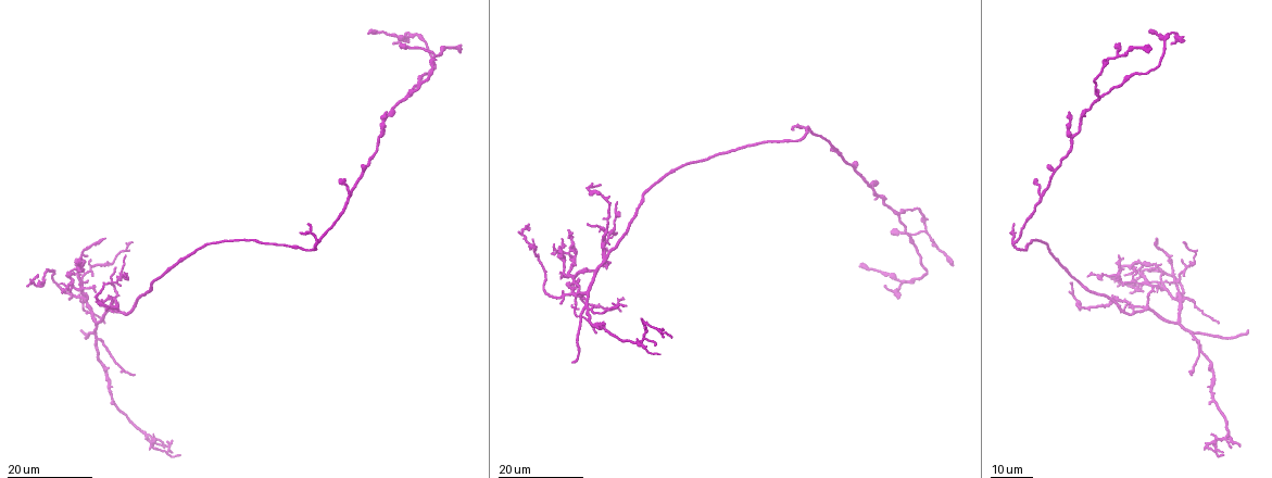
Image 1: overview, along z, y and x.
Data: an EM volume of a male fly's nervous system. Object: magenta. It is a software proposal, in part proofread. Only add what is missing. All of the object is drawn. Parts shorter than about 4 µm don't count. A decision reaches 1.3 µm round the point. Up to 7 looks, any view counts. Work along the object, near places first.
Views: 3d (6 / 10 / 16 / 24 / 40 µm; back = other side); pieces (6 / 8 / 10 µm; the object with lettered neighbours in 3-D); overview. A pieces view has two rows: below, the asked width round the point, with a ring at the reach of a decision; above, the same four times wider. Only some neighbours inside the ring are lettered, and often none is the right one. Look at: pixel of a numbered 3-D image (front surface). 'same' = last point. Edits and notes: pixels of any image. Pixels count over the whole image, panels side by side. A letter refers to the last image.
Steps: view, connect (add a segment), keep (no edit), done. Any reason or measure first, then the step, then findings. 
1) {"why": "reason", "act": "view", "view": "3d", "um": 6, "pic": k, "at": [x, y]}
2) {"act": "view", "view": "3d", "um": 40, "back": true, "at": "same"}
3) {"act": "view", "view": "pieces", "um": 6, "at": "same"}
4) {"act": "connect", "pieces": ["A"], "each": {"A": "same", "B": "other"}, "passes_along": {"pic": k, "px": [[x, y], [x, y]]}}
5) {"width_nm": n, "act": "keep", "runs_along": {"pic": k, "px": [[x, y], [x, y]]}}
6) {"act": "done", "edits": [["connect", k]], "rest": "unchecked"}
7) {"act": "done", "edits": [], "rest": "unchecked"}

{"why": "an open end", "act": "view", "view": "3d", "um": 24, "pic": 1, "at": [571, 363]}

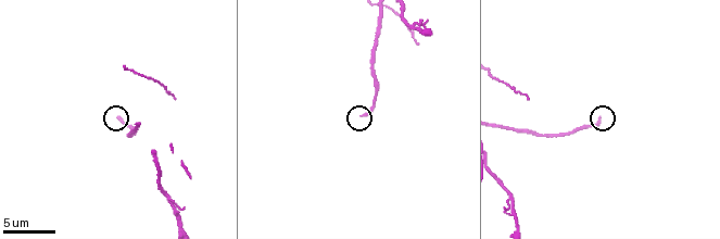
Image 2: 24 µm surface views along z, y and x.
{"act": "view", "view": "pieces", "um": 10, "pic": 2, "at": [360, 115]}

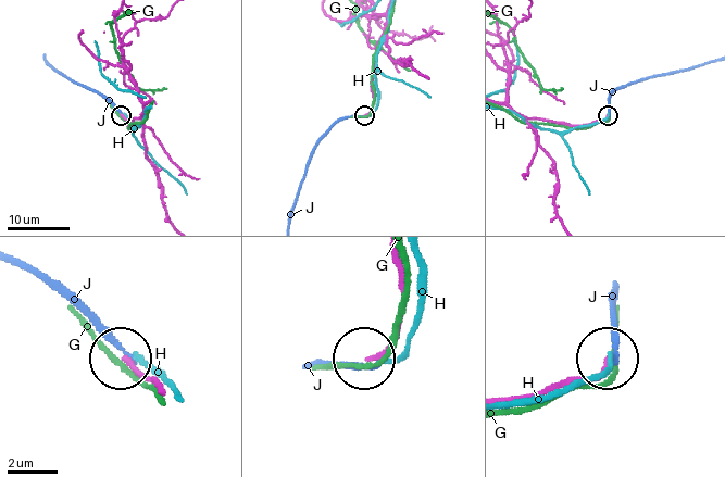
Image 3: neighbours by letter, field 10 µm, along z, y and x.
{"width_nm": 170, "act": "keep", "each": {"G": "other", "H": "other", "J": "other"}, "found": "none of them fits"}

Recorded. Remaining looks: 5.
{"why": "end of a long branch", "act": "view", "view": "3d", "um": 24, "pic": 1, "at": [1155, 238]}

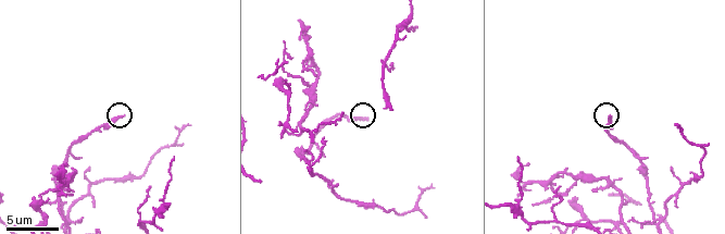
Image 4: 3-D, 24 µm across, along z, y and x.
{"why": "see the neighbours", "act": "view", "view": "pieces", "um": 8, "pic": 4, "at": [612, 116]}

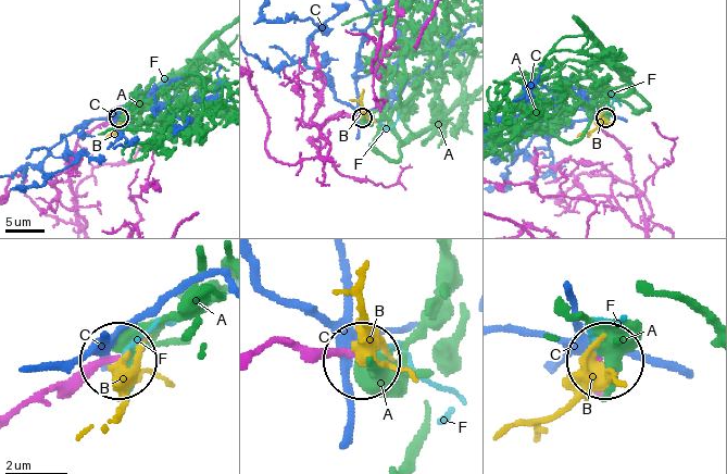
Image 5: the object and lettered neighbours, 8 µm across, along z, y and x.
{"width_nm": 200, "act": "keep", "each": {"A": "other", "B": "other", "C": "other", "F": "other"}, "runs_along": {"pic": 5, "px": [[21, 408], [75, 393], [120, 359]]}, "found": "no lettered segment goes on from it"}

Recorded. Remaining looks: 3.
{"why": "branch stops here", "act": "view", "view": "3d", "um": 6, "pic": 4, "at": [310, 26]}

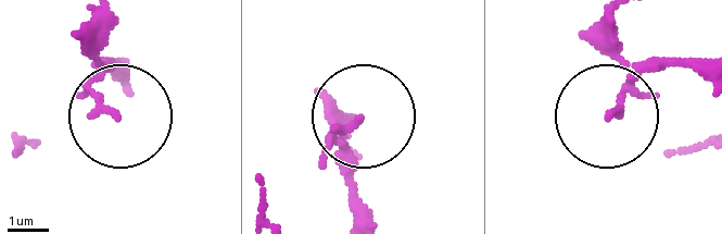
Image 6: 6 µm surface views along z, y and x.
{"act": "view", "view": "pieces", "um": 8, "pic": 6, "at": [355, 125]}

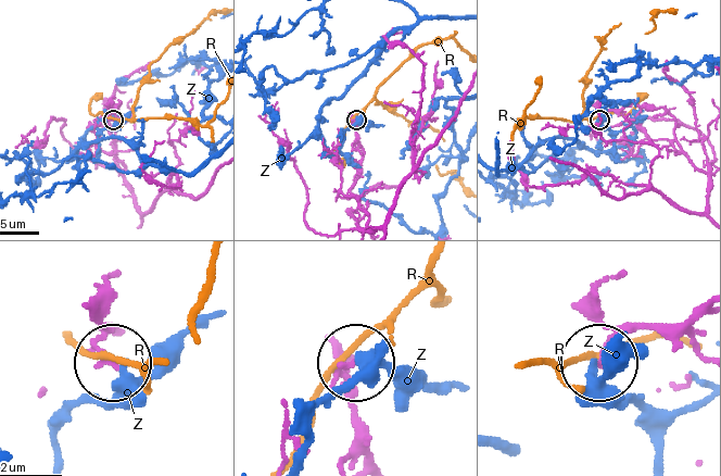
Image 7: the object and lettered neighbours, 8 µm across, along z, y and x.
{"width_nm": 170, "act": "keep", "each": {"R": "other", "Z": "other"}, "found": "none of them fits"}

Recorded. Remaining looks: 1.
{"act": "done", "edits": [], "rest": "unchecked"}

